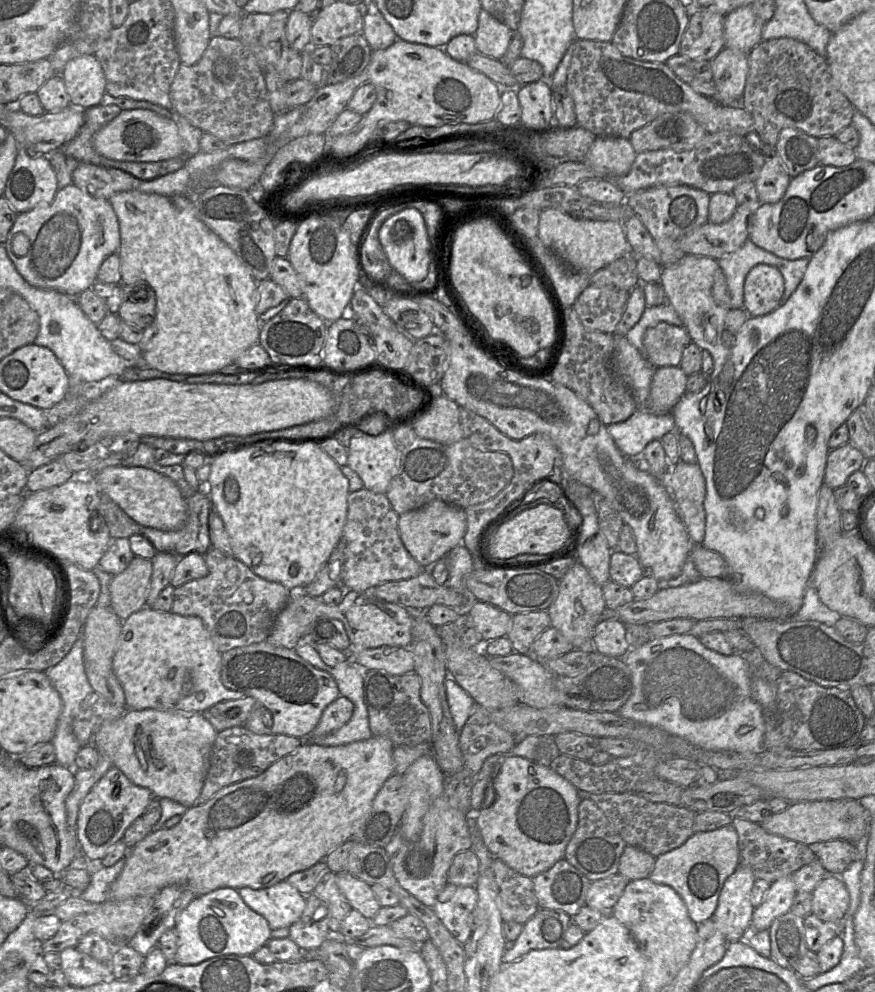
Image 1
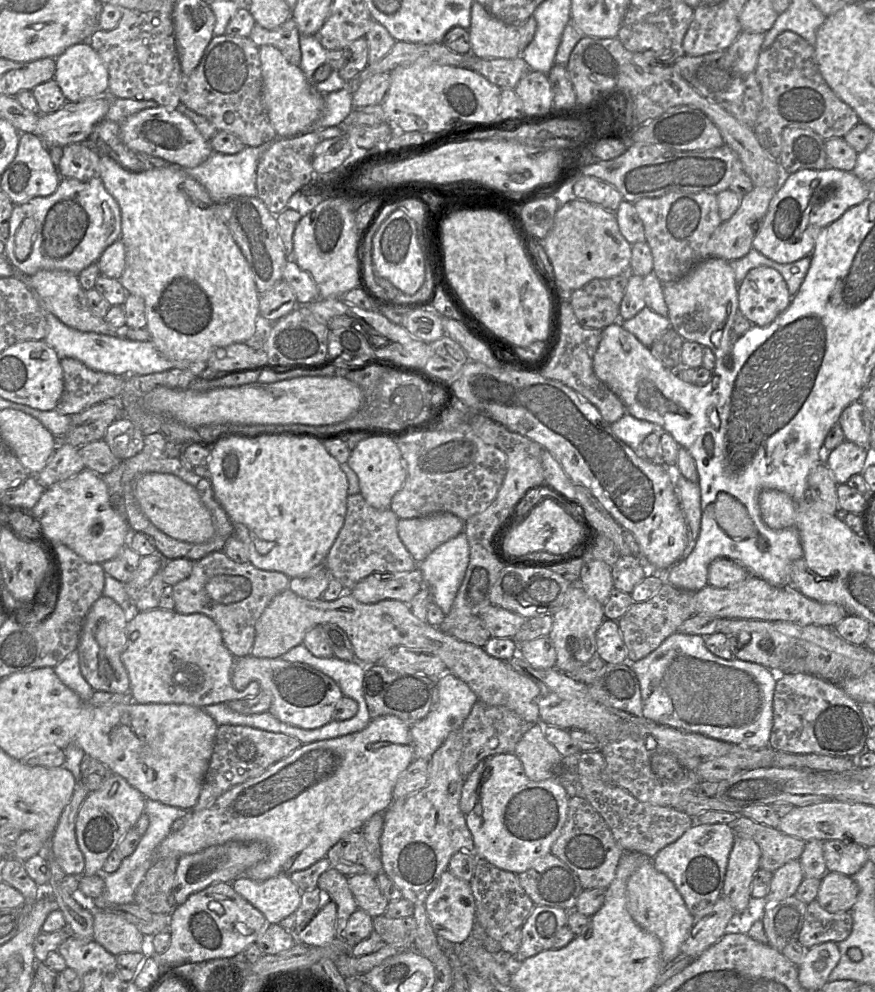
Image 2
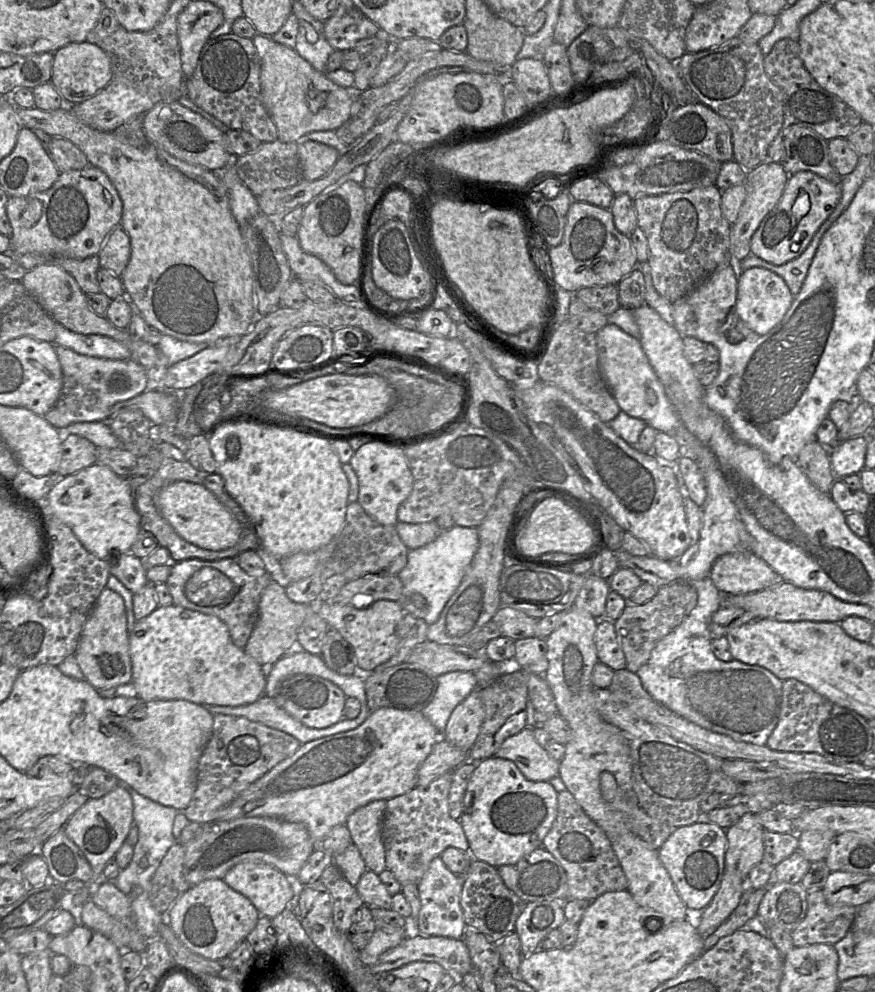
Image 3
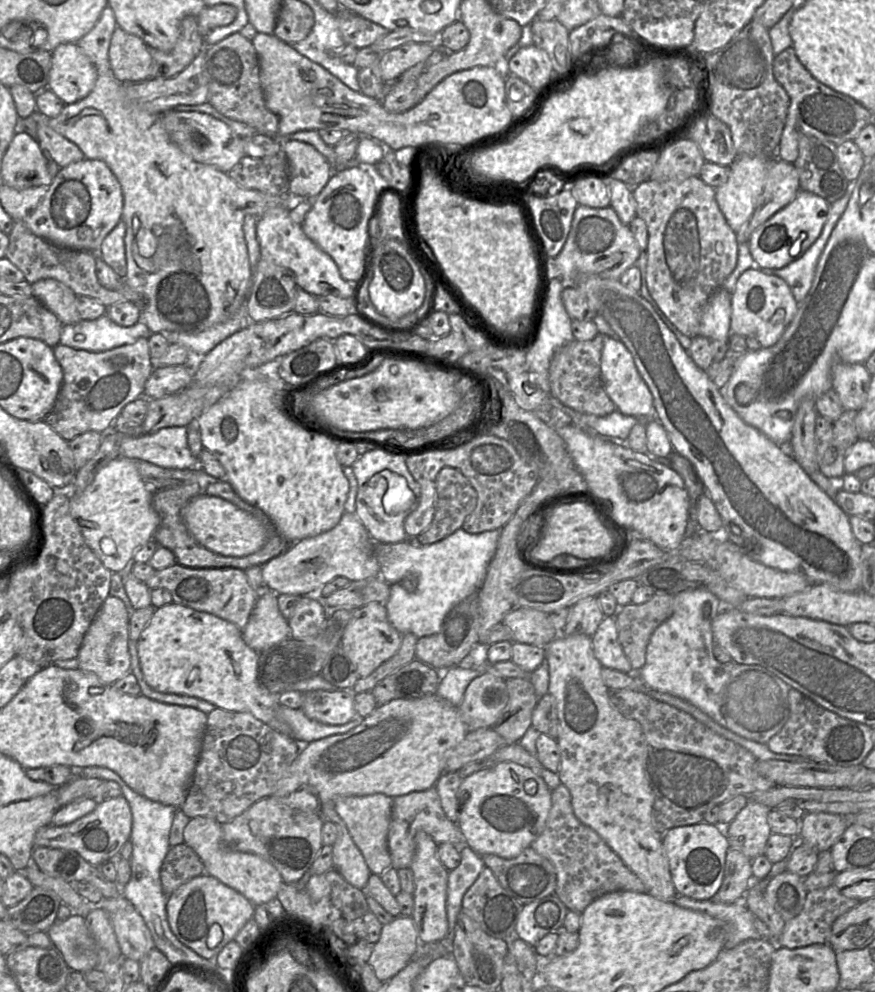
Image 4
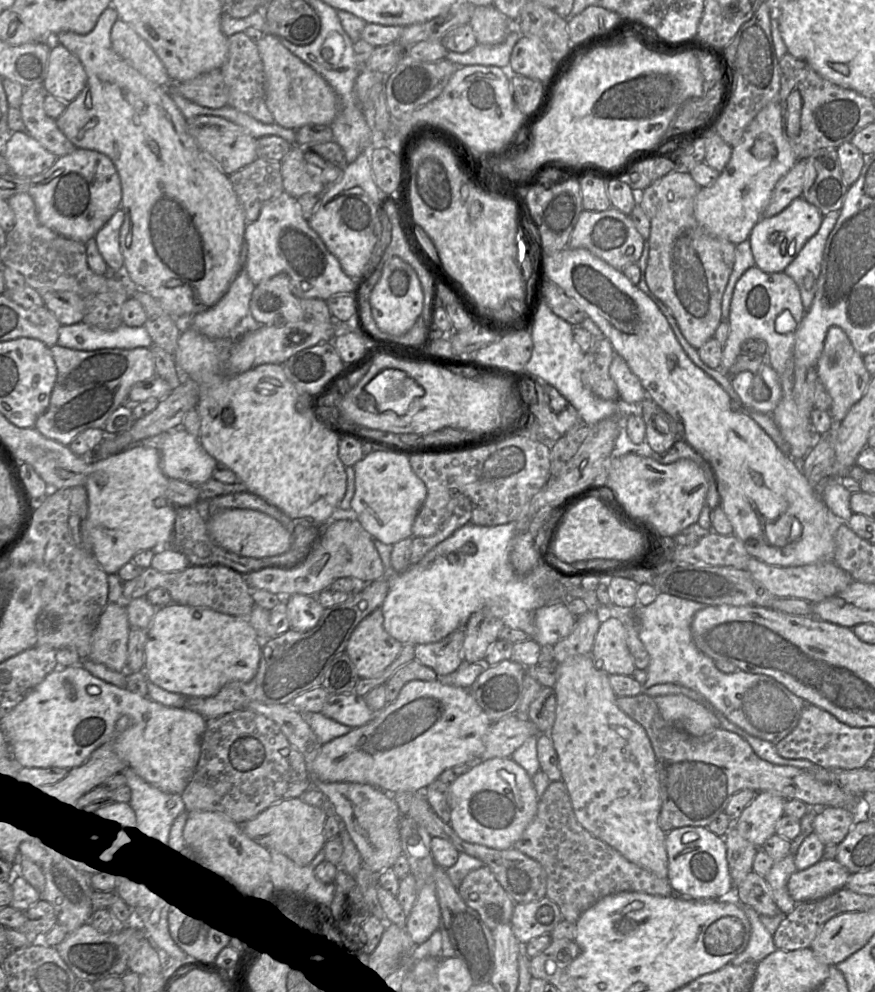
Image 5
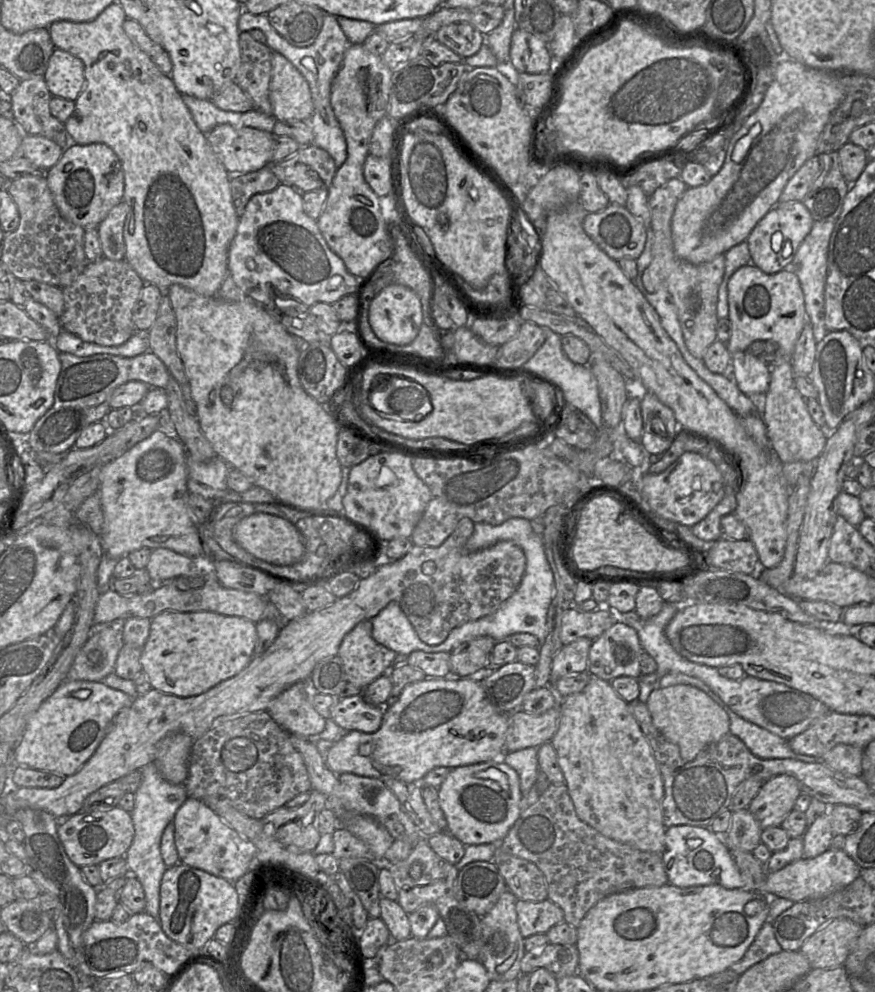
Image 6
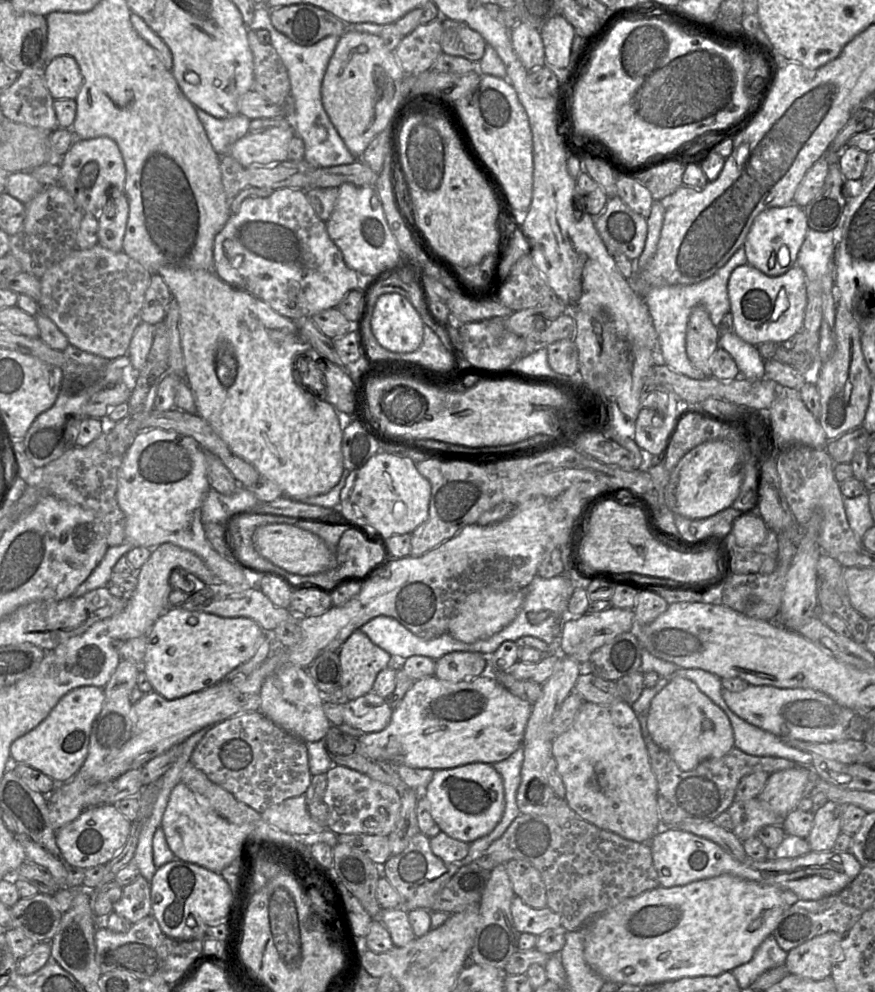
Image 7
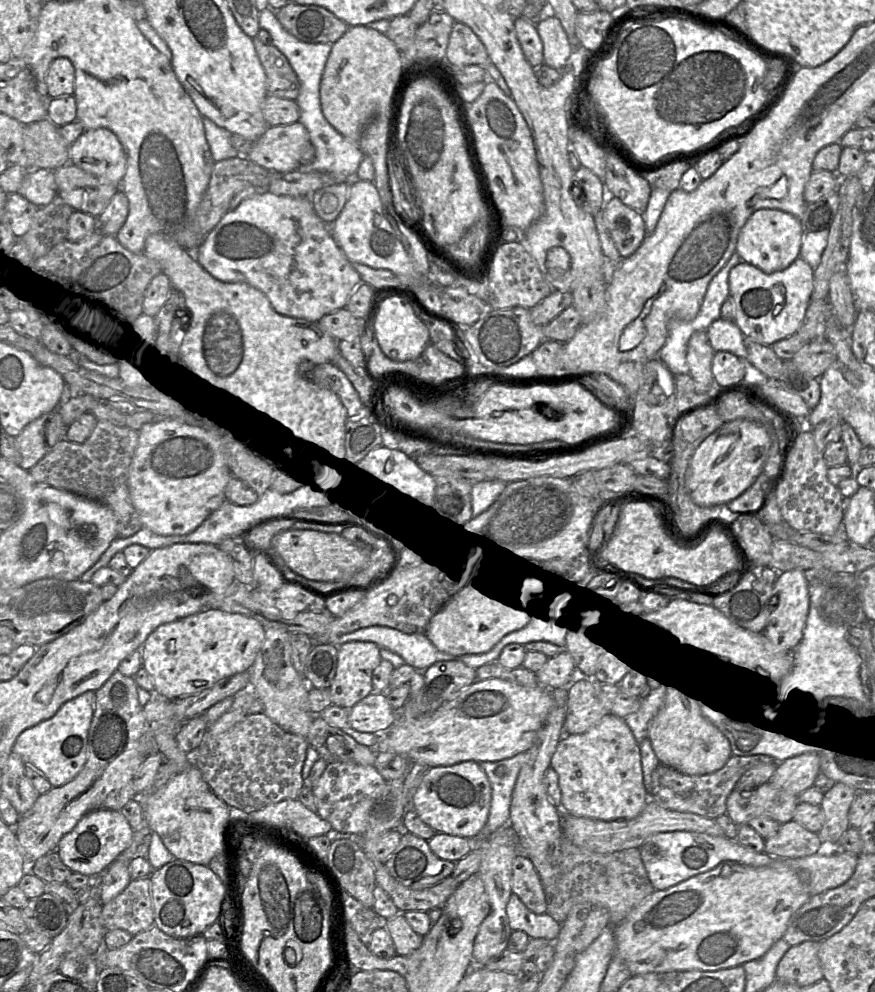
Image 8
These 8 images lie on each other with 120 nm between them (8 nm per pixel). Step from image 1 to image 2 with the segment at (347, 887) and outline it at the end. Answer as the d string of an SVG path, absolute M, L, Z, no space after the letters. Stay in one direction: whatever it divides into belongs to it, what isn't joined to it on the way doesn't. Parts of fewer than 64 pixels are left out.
M357 874L347 878L348 886L359 909L372 918L384 915L388 900L382 895L374 876Z

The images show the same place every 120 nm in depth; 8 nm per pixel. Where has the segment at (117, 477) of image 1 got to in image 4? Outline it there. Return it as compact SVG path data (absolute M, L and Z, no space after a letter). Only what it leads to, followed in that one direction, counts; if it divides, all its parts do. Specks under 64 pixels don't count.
M206 494L192 498L181 510L183 521L198 544L230 557L245 557L259 551L267 541L267 529L252 514L231 502Z

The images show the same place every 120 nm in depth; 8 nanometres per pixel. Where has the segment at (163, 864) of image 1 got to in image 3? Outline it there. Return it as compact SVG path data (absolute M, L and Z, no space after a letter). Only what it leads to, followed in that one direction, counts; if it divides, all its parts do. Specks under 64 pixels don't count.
M381 708L370 712L369 717L357 728L346 732L338 733L332 736L326 736L301 744L300 748L290 757L278 763L264 776L253 782L241 792L230 804L218 812L218 818L215 821L229 821L237 818L248 817L271 817L287 822L301 823L309 832L310 837L315 843L315 849L320 848L321 841L327 833L338 825L345 825L348 817L358 808L367 805L376 800L388 800L407 793L416 787L417 774L419 767L430 754L433 746L442 737L436 728L430 723L421 711L404 711L395 708Z

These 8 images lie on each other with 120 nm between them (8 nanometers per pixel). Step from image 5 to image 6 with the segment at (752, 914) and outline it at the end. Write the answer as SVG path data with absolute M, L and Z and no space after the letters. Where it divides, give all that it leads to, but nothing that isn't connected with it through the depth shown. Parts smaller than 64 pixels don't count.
M765 922L743 958L733 964L730 969L741 976L752 966L782 951L783 949L775 938L772 925Z

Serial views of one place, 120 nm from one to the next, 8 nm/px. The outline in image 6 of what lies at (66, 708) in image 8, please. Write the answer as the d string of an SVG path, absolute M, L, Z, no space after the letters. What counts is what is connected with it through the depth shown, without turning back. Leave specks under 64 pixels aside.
M63 681L30 716L22 740L14 749L14 762L63 776L74 774L94 754L115 715L133 700L102 681Z

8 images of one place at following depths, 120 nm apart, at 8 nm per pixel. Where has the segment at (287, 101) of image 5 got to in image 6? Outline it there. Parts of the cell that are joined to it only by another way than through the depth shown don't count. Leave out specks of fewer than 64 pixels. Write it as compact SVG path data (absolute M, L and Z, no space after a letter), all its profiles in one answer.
M272 51L269 100L278 121L309 121L314 106L308 82L282 54Z

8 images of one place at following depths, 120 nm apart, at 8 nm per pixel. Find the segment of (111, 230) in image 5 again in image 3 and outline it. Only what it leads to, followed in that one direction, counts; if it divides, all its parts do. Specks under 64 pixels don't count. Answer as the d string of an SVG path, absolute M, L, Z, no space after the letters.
M119 225L110 233L98 254L100 267L121 277L128 265L130 254L130 238Z

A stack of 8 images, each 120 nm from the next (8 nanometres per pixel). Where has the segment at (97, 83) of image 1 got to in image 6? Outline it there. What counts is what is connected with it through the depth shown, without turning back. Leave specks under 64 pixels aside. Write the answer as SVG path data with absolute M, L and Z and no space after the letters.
M55 48L43 79L52 97L75 102L85 85L84 65L76 56Z

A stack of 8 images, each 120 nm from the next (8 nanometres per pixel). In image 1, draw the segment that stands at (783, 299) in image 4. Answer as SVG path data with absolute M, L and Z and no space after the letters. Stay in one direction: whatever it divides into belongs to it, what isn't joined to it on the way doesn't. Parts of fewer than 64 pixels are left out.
M755 265L744 281L743 309L749 316L767 315L781 304L783 294L781 272L771 265Z

